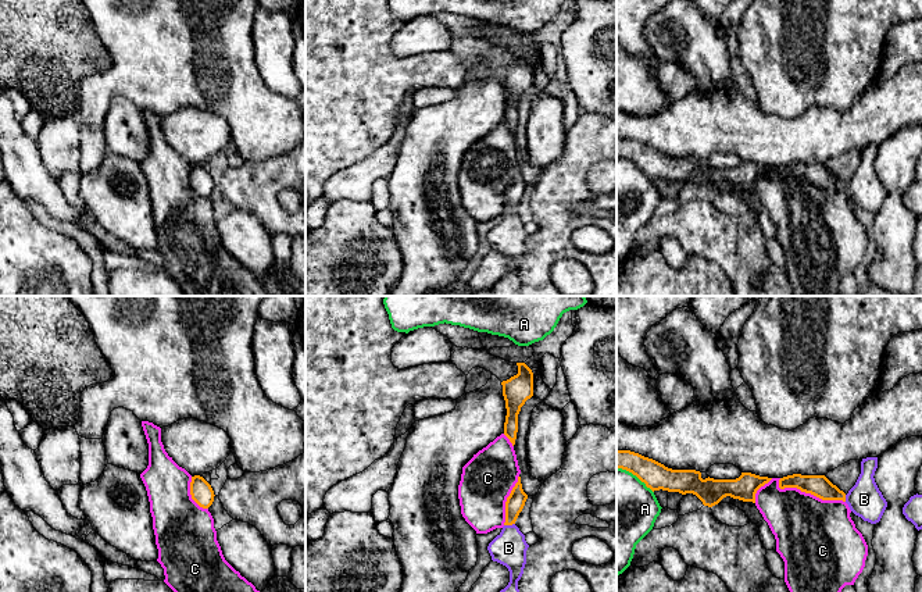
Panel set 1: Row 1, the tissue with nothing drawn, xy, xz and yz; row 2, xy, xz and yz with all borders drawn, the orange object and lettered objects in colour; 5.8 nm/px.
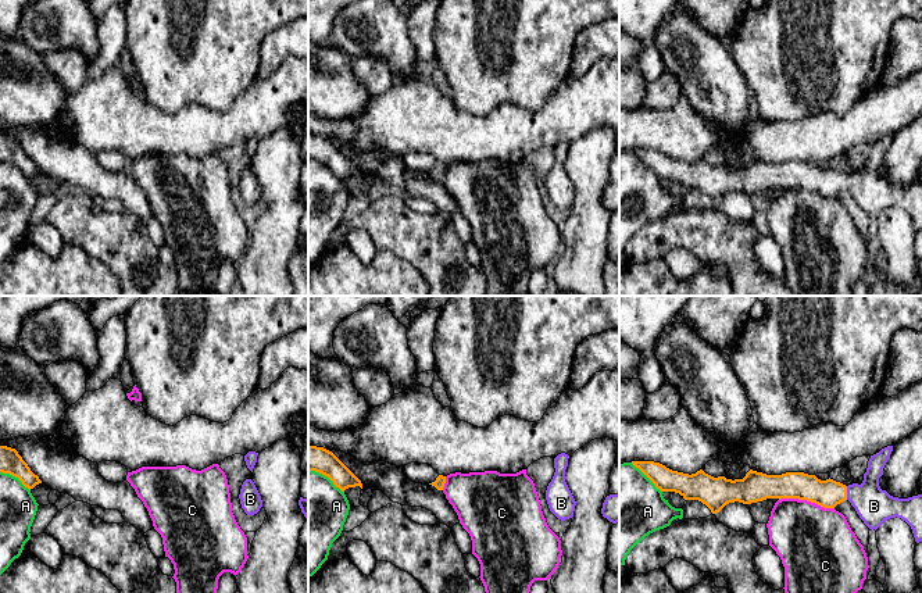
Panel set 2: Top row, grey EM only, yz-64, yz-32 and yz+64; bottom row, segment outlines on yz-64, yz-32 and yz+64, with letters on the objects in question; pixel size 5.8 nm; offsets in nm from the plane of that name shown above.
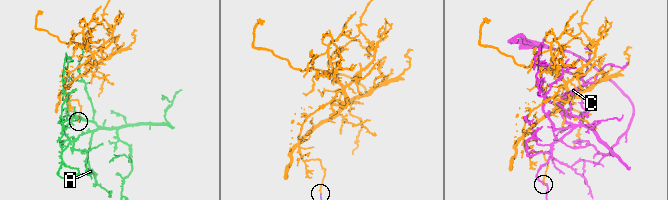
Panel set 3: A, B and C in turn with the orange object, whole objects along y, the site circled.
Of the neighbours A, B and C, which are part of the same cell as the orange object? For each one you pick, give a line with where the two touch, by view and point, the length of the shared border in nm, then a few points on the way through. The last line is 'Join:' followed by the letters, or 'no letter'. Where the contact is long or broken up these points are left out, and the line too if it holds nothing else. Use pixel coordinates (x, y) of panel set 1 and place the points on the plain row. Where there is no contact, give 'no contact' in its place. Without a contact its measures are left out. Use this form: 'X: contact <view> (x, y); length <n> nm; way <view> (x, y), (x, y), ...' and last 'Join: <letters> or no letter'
B: contact xz (508, 213); length 70 nm; way xz (515, 191), (508, 213), (508, 236)
Join: B

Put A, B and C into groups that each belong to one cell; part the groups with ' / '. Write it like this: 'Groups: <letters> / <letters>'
Groups: A / B / C

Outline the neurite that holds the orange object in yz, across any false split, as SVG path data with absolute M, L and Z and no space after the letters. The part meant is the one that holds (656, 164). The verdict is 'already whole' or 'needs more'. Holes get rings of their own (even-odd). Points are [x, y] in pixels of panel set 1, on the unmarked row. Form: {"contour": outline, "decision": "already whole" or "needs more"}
{"contour": "M617 139L617 157L636 164L647 176L654 179L696 183L704 195L712 196L730 185L755 192L757 179L772 167L741 161L736 168L701 167L696 158L672 158L664 153L630 139Z", "decision": "already whole"}

